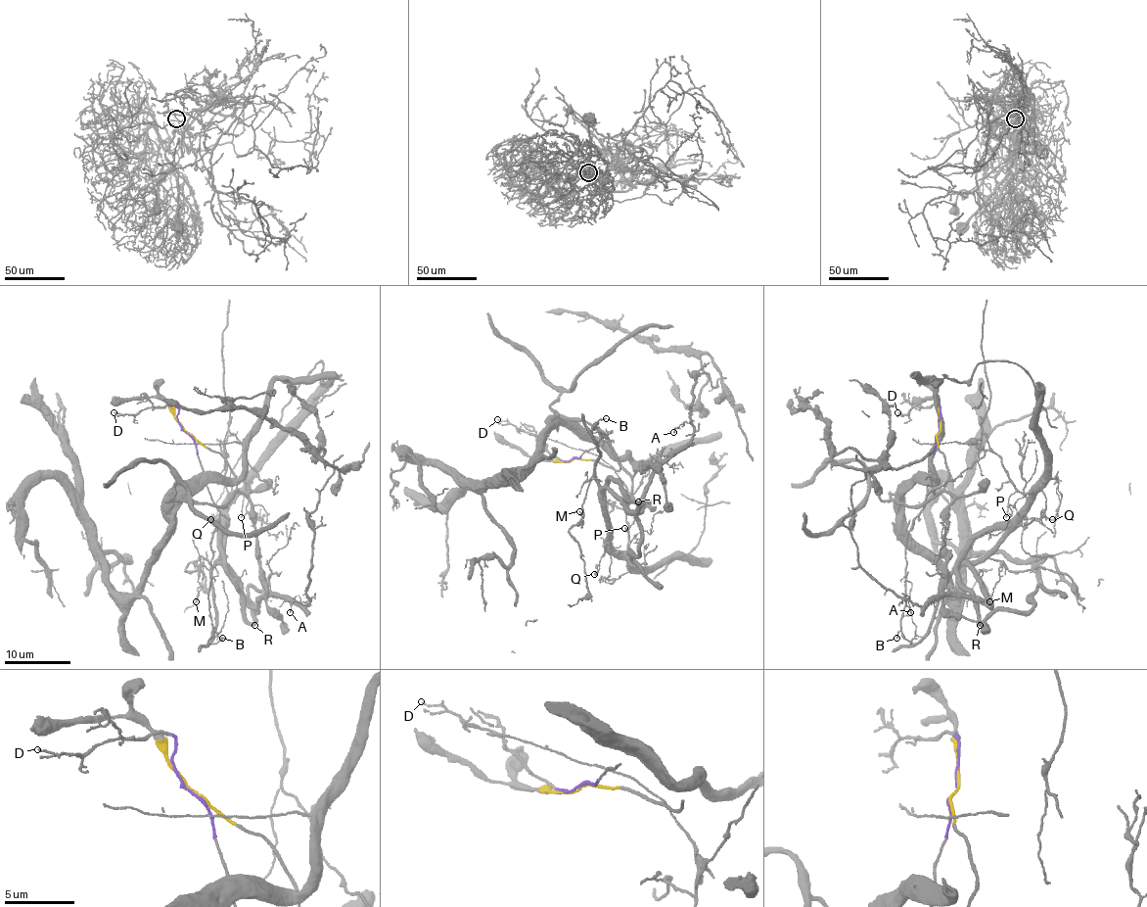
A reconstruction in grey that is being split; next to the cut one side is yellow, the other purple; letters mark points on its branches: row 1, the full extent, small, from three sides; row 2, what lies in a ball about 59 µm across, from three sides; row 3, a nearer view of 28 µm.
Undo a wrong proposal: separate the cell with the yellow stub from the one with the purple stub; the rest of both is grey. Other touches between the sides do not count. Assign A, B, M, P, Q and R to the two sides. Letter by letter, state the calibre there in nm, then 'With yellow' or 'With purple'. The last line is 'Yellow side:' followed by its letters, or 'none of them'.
A: Thickness 120 nm. With purple
B: Thickness 110 nm. With purple
M: Thickness 100 nm. With purple
P: Thickness 90 nm. With purple
Q: Thickness 90 nm. With purple
R: Thickness 440 nm. With purple
Yellow side: none of them

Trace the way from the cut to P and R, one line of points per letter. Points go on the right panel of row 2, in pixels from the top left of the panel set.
P: (940, 432), (906, 539), (908, 640), (928, 630), (938, 589), (1002, 536), (1029, 491), (1012, 495), (1005, 517)
R: (940, 432), (906, 539), (901, 634), (916, 644), (924, 635), (938, 589), (964, 564), (990, 608), (979, 625)

